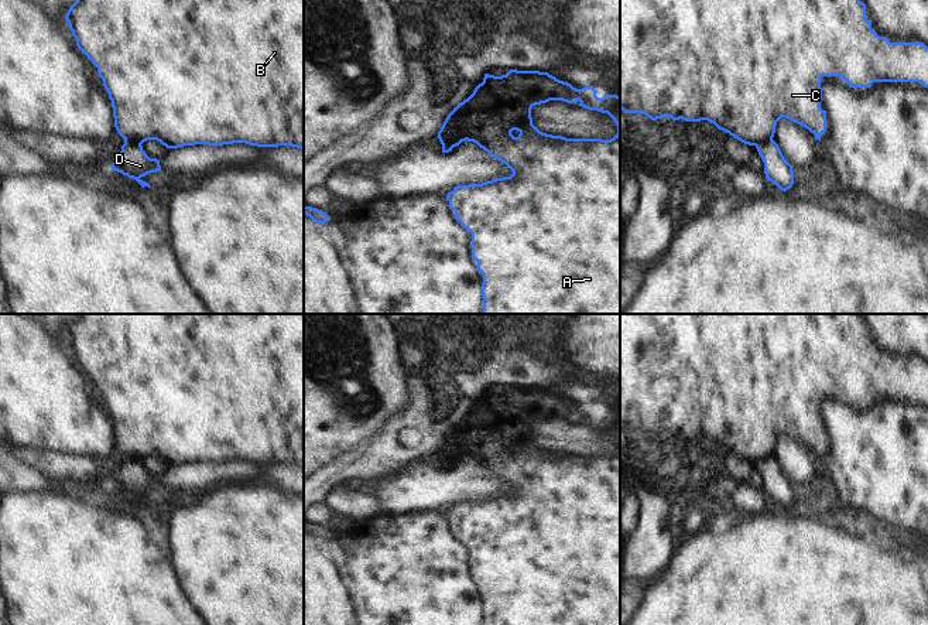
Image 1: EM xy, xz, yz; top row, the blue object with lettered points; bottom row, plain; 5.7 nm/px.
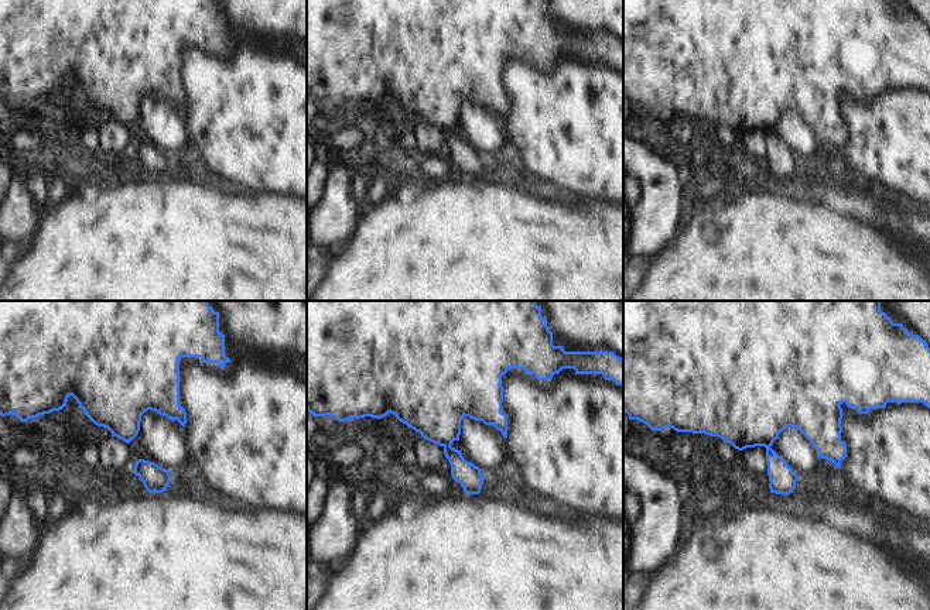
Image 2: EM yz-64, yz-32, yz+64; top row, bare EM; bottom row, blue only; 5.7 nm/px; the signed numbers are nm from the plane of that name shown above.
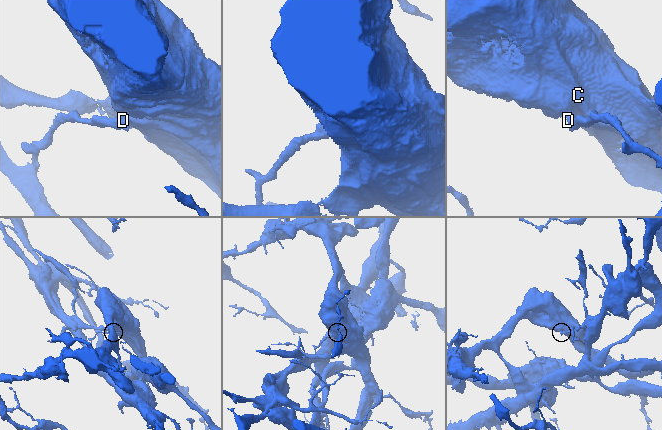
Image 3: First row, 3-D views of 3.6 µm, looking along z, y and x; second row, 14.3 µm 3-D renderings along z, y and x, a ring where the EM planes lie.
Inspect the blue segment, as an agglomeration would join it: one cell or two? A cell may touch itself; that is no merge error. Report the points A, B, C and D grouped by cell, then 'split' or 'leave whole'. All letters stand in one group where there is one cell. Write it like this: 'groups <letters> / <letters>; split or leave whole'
groups A B C / D; split

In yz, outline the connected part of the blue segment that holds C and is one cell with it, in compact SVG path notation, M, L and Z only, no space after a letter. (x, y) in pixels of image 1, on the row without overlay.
M620 314L620 426L624 430L641 430L657 437L661 434L671 434L685 438L708 437L713 440L719 447L723 447L749 462L757 462L766 460L774 454L777 438L785 434L791 438L801 441L815 451L815 457L821 458L821 451L826 448L826 427L821 426L822 417L822 393L842 393L849 404L870 404L873 399L921 399L924 404L928 404L928 363L924 359L890 359L887 354L879 354L872 346L872 337L866 335L866 321L859 314Z

